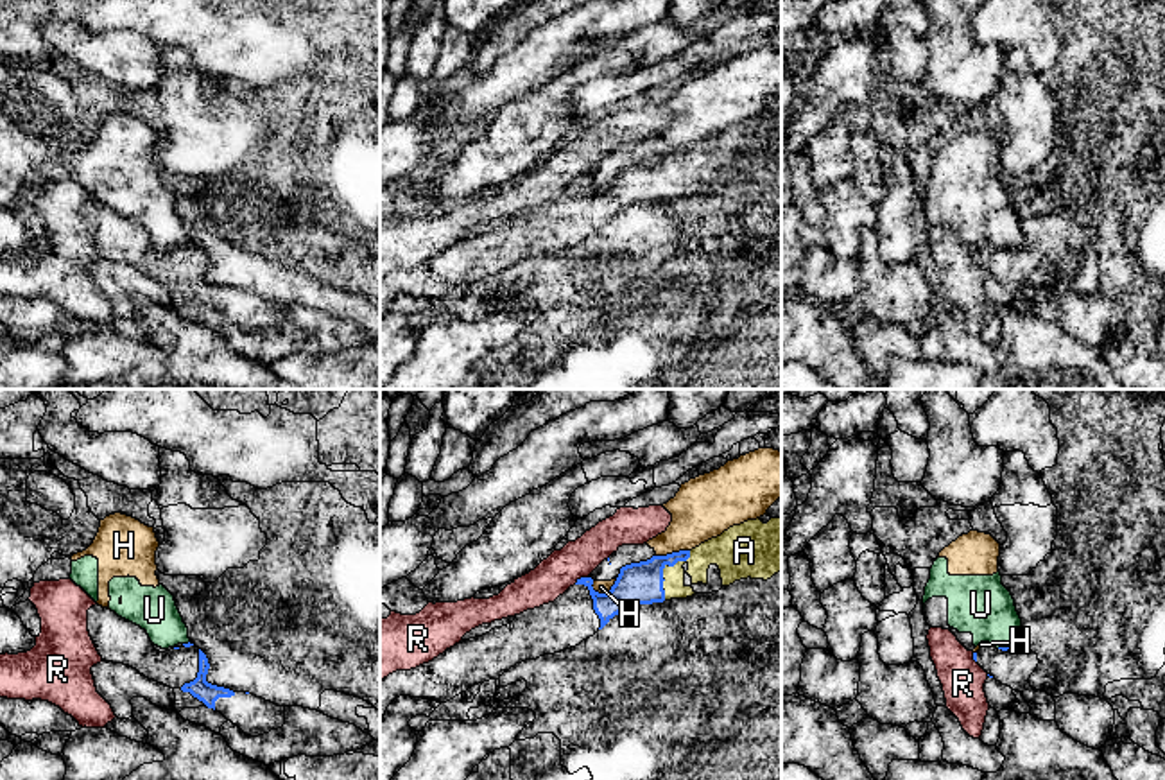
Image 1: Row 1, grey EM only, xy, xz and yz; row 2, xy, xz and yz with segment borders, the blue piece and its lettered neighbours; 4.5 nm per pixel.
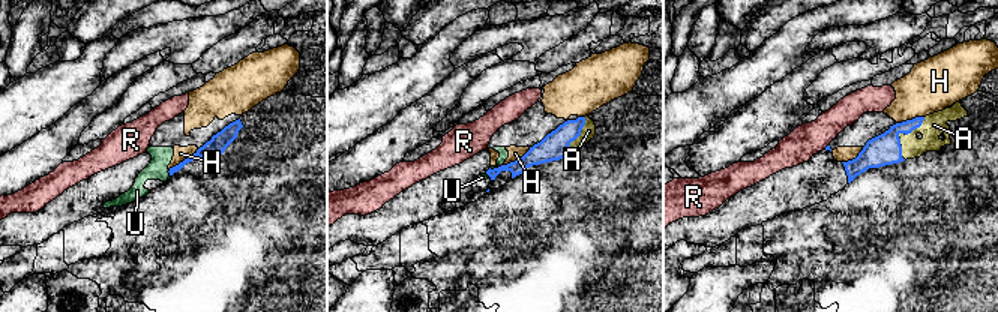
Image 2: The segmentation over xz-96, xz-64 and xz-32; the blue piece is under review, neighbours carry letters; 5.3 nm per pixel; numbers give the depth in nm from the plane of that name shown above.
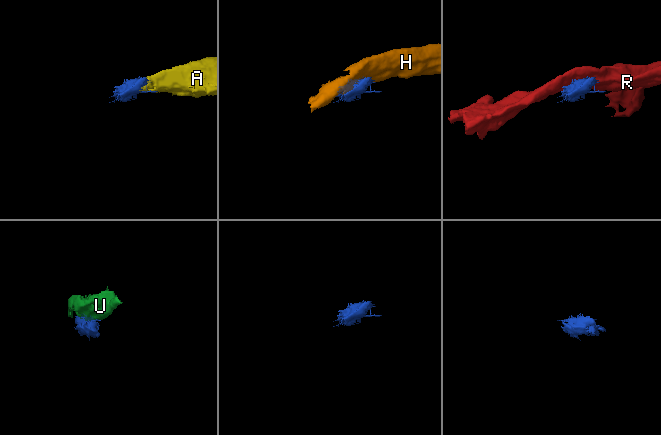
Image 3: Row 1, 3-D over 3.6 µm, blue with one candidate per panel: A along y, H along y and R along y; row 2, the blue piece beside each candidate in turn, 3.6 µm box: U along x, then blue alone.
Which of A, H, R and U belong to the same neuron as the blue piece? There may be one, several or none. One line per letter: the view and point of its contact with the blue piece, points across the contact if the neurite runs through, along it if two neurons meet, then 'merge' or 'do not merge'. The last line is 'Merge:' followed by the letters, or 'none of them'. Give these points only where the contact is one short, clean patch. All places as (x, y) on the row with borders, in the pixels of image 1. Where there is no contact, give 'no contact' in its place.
A: contact xz (664, 567); merge
H: contact xz (606, 592); do not merge
R: contact xz (581, 578); do not merge
U: contact yz (1004, 648); border yz (997, 648), (1009, 648); do not merge
Merge: A

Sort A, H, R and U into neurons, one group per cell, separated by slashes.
A / H U / R

